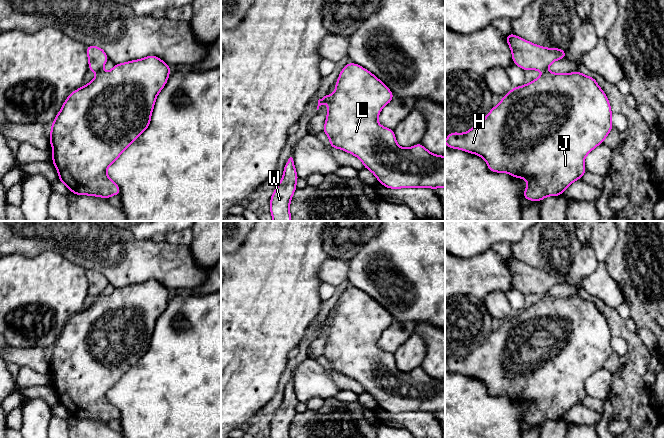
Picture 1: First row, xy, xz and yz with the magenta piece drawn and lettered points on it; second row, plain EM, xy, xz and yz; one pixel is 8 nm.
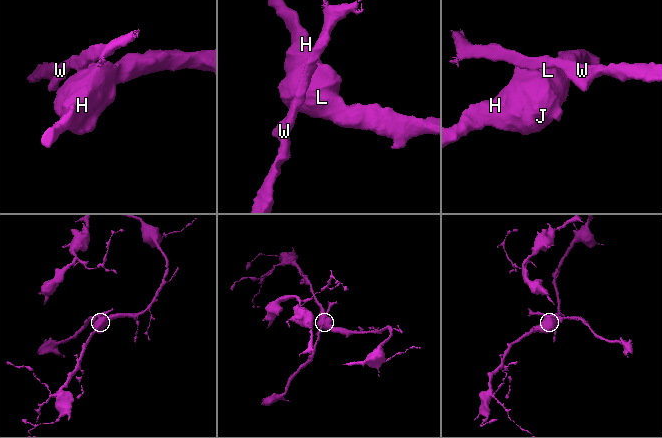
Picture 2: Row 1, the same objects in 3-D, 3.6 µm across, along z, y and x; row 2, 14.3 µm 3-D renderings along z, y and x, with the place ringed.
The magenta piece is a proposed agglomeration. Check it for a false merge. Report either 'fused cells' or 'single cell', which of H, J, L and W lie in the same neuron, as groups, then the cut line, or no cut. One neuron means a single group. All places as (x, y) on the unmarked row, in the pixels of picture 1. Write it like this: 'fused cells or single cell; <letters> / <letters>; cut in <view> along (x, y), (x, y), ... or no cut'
fused cells; H J L / W; cut in xy along (100, 294), (98, 296)

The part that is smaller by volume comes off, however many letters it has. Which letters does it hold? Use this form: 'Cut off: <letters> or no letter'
Cut off: W

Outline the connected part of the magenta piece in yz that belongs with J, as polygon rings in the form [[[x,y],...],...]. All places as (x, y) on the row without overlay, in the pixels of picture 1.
[[[579,294],[569,298],[544,295],[541,300],[529,308],[513,311],[510,316],[501,323],[500,327],[493,331],[488,339],[478,348],[474,349],[467,357],[449,357],[445,364],[445,369],[449,372],[461,373],[465,376],[481,380],[487,386],[488,393],[491,396],[505,396],[515,402],[524,402],[528,406],[528,411],[523,415],[523,421],[530,425],[540,426],[546,420],[562,419],[575,404],[579,404],[587,396],[584,383],[594,372],[605,366],[606,360],[613,353],[611,347],[612,338],[609,324],[604,315],[597,308],[595,302],[583,299]]]

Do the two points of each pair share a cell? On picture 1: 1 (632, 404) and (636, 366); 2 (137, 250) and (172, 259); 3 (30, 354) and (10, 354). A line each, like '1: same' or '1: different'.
1: same
2: same
3: same

